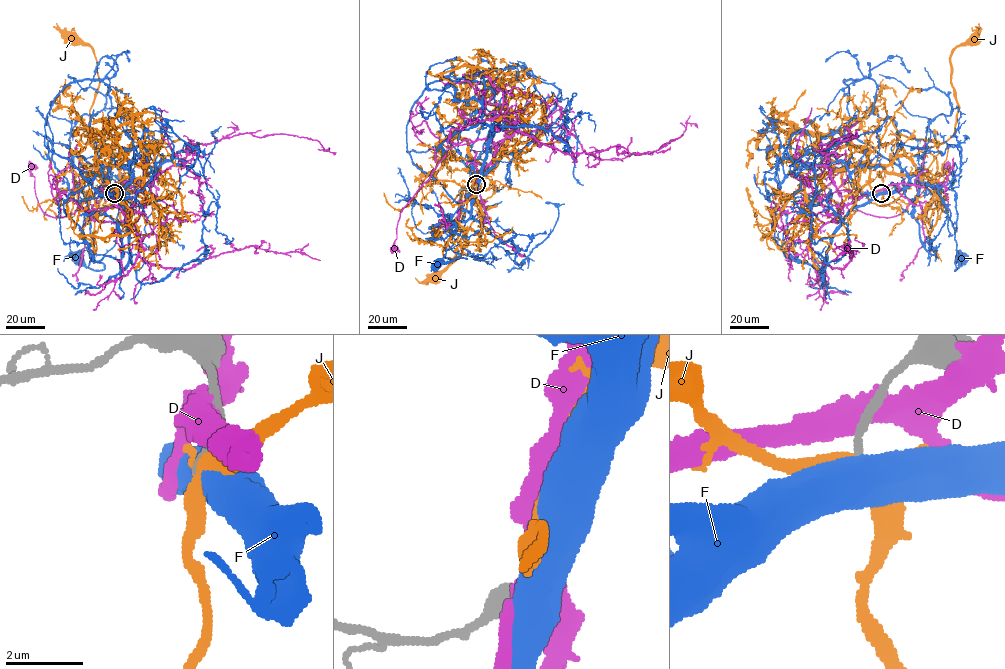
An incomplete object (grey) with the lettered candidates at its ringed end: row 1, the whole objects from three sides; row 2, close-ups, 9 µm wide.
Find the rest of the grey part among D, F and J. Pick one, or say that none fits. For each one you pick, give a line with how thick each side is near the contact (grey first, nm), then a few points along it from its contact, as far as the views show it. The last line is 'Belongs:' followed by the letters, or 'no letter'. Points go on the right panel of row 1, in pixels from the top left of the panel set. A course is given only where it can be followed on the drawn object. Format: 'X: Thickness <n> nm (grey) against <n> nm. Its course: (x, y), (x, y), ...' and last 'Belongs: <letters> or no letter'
Belongs: no letter

